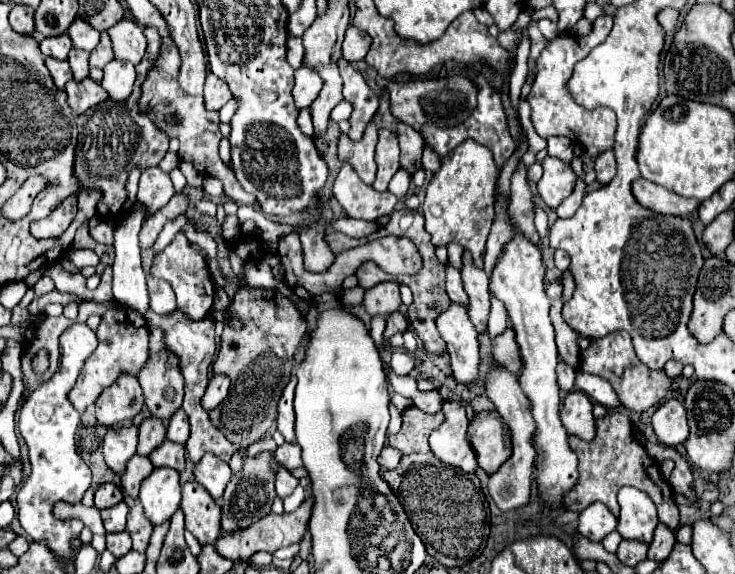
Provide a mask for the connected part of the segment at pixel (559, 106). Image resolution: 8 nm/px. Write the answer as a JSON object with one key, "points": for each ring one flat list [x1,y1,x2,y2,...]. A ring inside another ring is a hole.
{"points":[[609,14,599,16,593,22,593,28,585,36,567,36,559,34,555,40,551,40,537,58,537,78,529,94,529,102,533,108,533,126,541,138,549,136,567,136,571,142,581,144,585,152,591,158,597,158,601,152,613,148,613,136,615,136,615,112,611,108,593,108,585,110,579,106,573,96,567,92,567,80,573,74,573,66,583,60,595,46,599,46,613,28,613,18]]}

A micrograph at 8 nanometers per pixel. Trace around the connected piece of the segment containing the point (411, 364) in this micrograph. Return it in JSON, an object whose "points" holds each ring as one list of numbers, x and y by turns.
{"points":[[395,352,393,358,391,358,391,368,397,372,397,374,409,374,413,368,415,368,415,360,405,354,405,352]]}

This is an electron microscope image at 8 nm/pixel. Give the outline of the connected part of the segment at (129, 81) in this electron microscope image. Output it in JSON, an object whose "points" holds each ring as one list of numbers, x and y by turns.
{"points":[[113,60,103,70,105,70,105,76,101,84,107,90,109,98,125,100,131,94,131,88,135,82,135,66,129,62]]}

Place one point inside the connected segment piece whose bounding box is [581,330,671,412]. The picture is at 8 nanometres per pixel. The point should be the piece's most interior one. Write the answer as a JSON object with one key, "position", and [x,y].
{"position":[612,357]}

